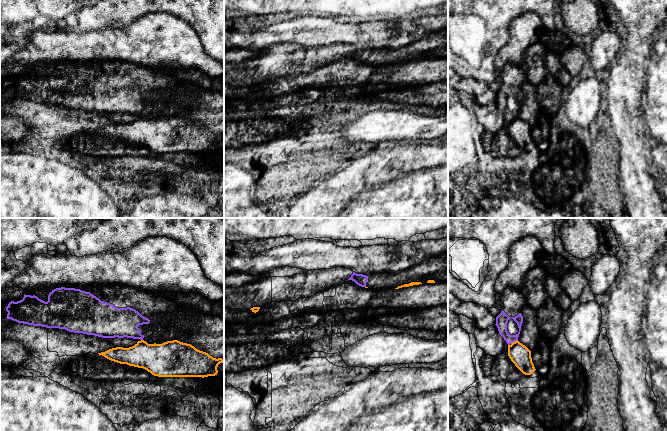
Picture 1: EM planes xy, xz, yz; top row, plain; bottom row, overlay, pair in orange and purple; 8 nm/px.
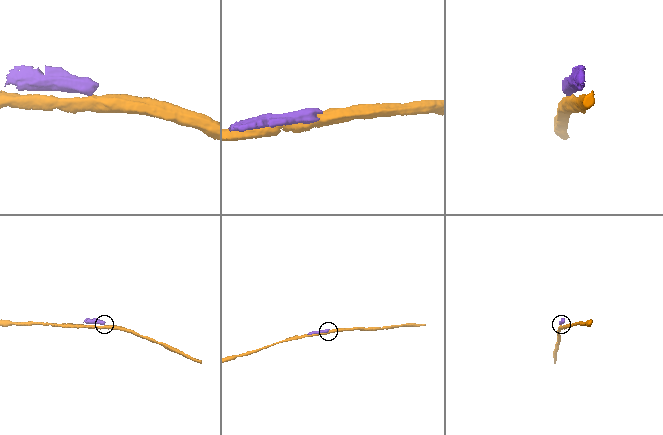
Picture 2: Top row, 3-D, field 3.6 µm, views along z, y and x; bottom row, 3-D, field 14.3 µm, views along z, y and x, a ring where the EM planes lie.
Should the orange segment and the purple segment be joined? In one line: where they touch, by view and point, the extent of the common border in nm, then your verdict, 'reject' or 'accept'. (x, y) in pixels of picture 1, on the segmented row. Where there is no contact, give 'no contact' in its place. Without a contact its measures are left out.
contact yz (515, 341); length 70 nm; reject

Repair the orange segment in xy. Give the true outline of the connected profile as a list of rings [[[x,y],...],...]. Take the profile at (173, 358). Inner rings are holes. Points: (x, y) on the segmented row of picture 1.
[[[178,340],[167,341],[162,344],[148,344],[146,341],[138,341],[129,348],[116,347],[105,352],[98,353],[105,358],[138,368],[143,368],[158,377],[208,377],[218,373],[217,367],[224,362],[222,358],[213,358],[208,353],[196,349],[191,344]]]

